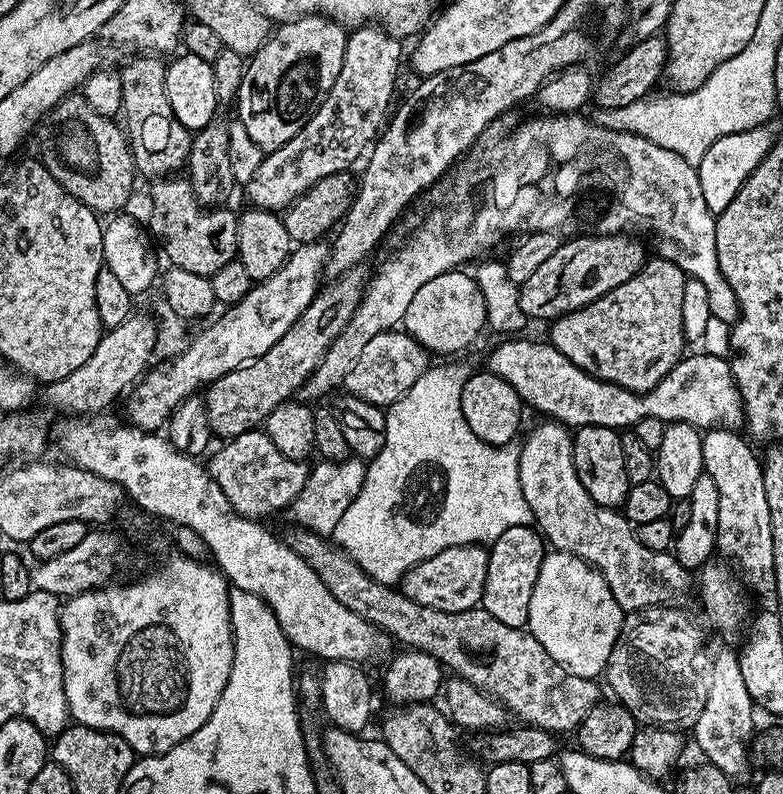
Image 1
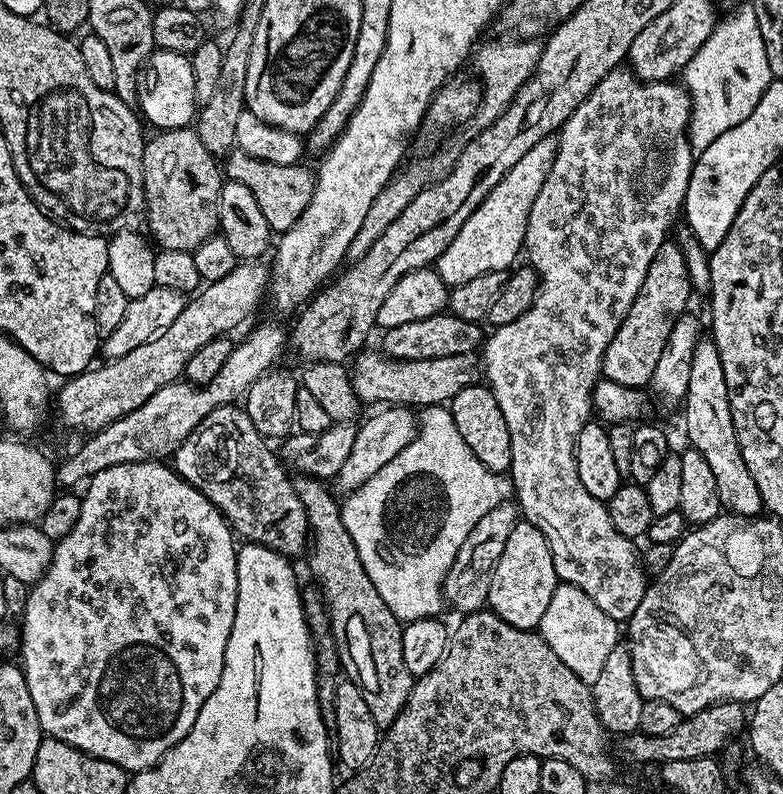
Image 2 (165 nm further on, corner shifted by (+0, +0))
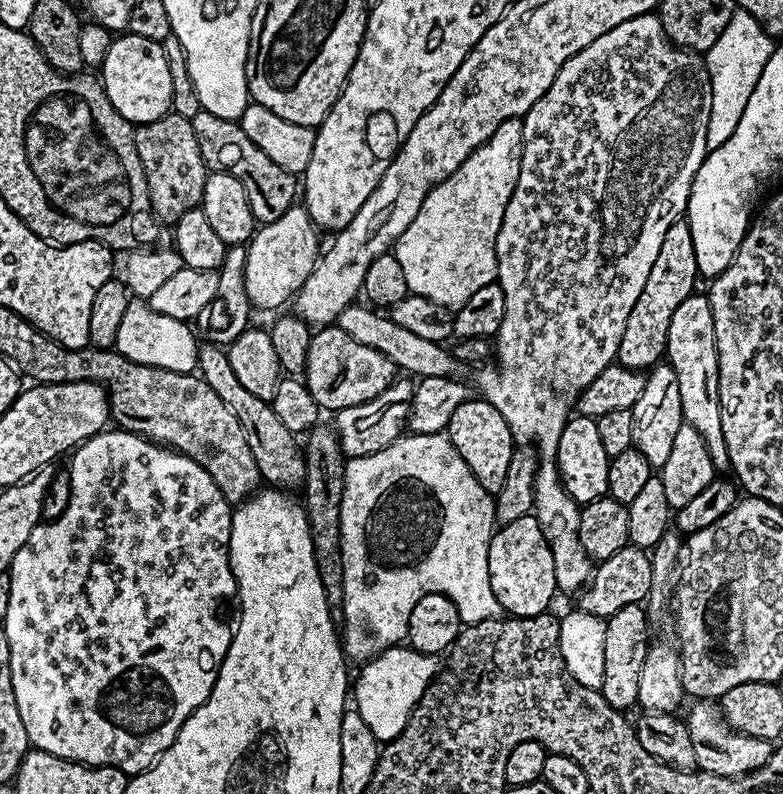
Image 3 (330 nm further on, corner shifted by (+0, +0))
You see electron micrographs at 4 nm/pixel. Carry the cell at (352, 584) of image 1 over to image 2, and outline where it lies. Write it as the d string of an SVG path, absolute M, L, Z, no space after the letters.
M227 404L202 418L202 422L176 447L174 467L214 502L241 541L261 544L289 558L303 553L309 535L306 508L287 476L281 457L271 452L269 441L250 422L248 413Z

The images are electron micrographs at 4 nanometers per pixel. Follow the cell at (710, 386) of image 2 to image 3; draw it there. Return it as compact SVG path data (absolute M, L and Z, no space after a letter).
M707 295L687 296L674 310L668 331L667 363L678 374L678 390L682 393L682 414L685 424L694 426L710 450L710 458L717 470L729 467L726 438L722 432L722 402L720 401L720 371L718 370L718 346L714 334L714 314Z

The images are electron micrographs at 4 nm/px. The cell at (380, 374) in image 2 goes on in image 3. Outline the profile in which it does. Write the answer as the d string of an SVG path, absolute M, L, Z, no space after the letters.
M320 326L313 331L308 357L304 360L302 379L321 410L328 411L329 408L329 413L335 414L346 406L370 402L370 398L378 398L382 390L391 386L397 376L396 364L386 354L355 341L342 328Z

